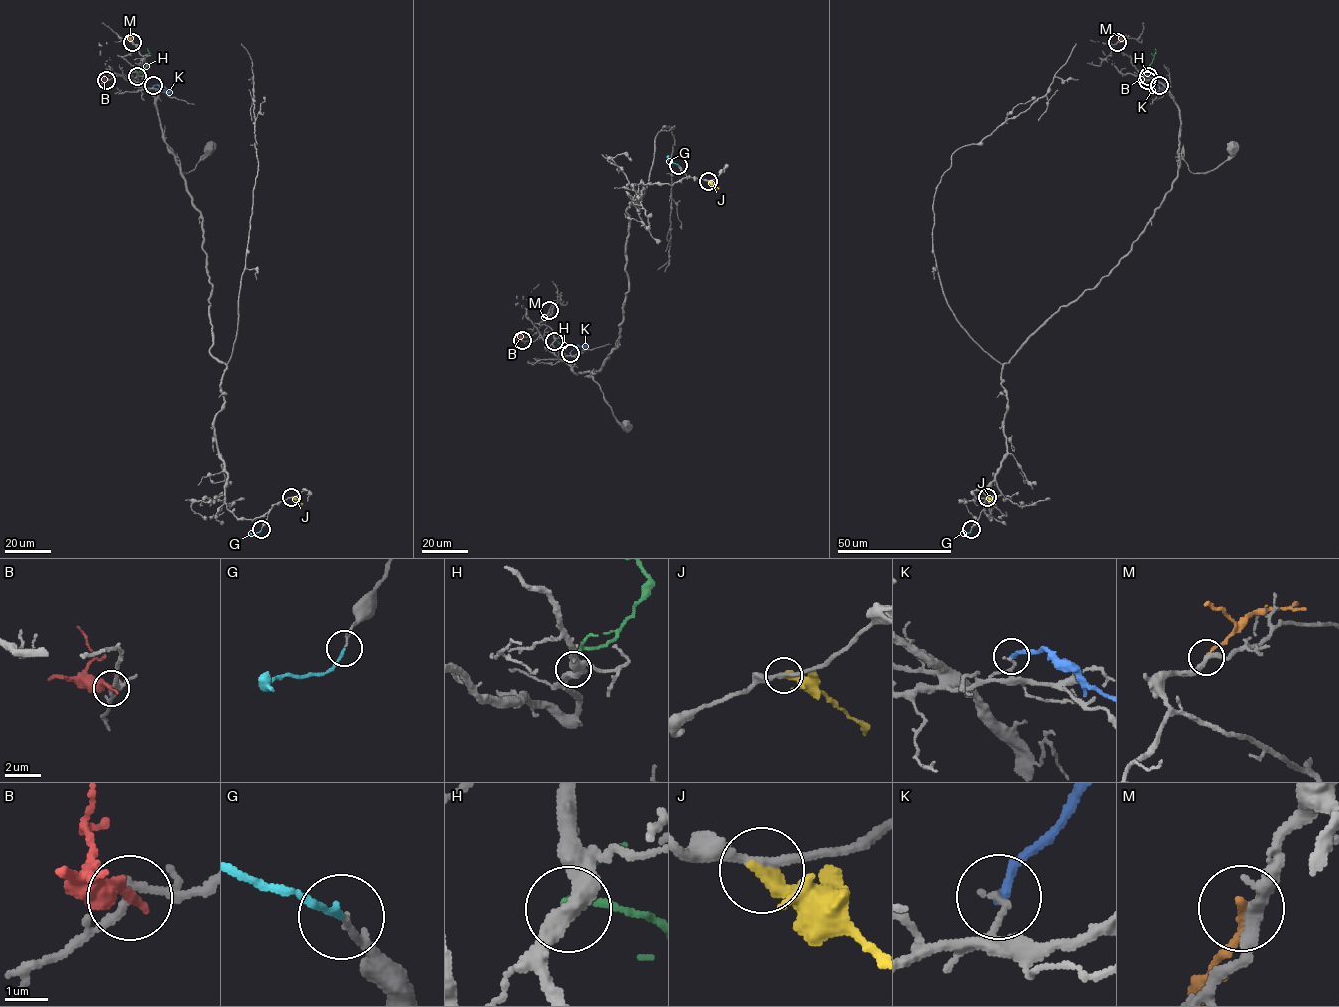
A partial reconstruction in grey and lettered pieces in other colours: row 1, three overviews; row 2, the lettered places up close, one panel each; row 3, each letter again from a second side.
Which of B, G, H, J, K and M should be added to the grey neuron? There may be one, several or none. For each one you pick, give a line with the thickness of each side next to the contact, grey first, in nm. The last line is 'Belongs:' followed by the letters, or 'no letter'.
G: calibres 140 and 150 nm
Belongs: G

